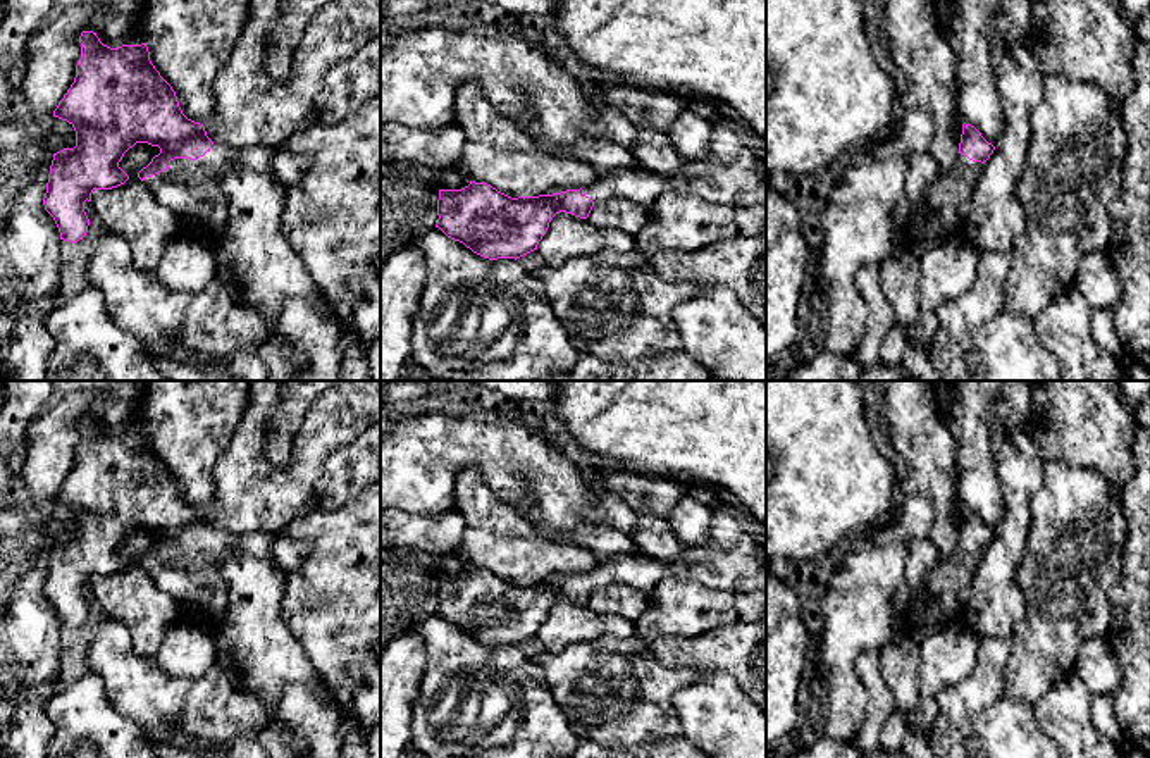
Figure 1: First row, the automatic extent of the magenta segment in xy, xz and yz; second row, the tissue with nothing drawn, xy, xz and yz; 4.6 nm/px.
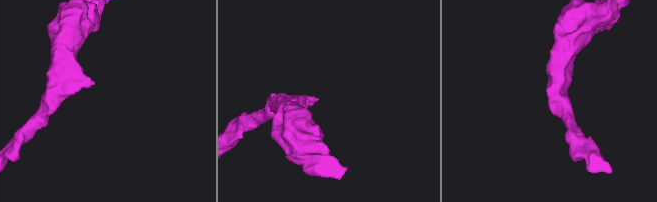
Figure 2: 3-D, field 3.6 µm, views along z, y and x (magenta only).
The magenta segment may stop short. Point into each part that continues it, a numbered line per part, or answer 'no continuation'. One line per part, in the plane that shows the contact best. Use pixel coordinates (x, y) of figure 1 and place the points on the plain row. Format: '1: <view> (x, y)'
1: xy (331, 603)

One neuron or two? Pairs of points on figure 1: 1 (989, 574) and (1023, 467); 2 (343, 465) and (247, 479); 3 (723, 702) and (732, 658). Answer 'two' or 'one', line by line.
1: one
2: two
3: two

